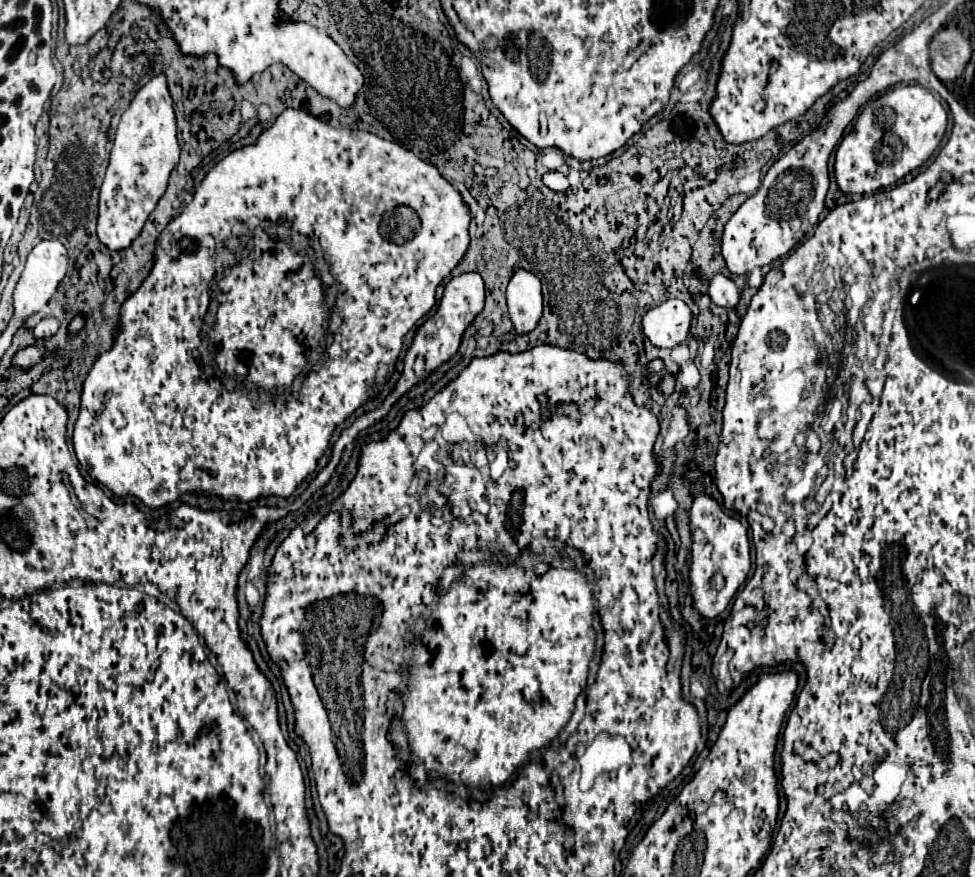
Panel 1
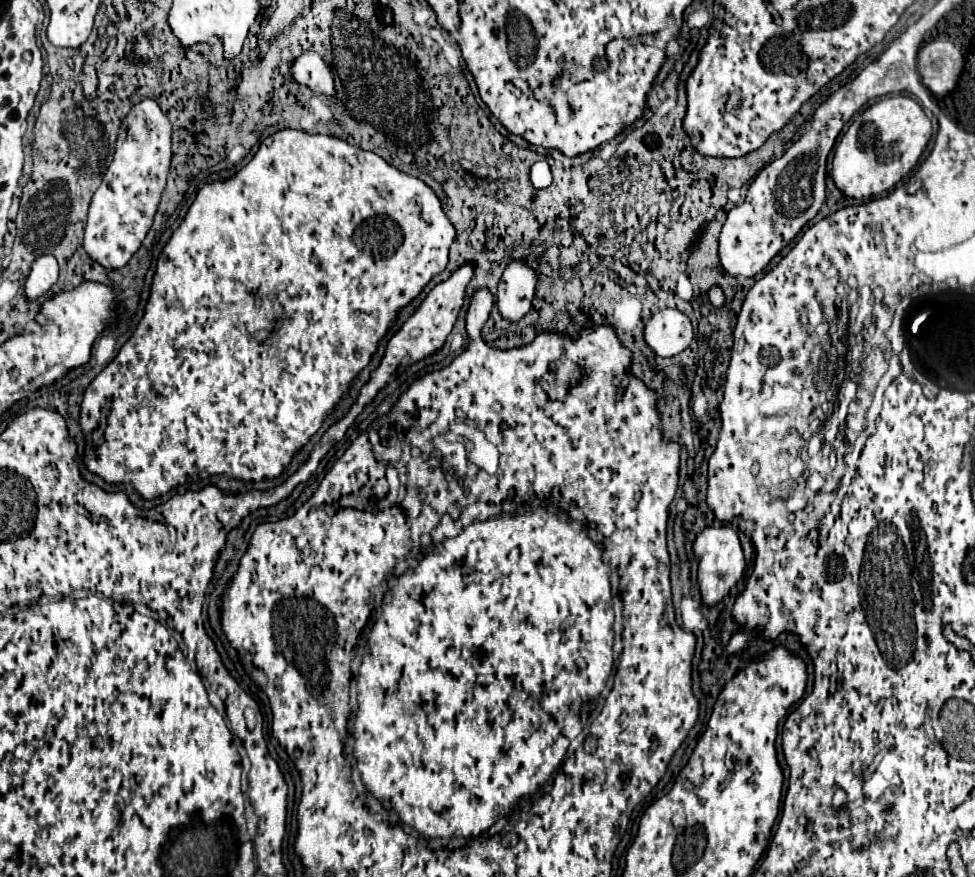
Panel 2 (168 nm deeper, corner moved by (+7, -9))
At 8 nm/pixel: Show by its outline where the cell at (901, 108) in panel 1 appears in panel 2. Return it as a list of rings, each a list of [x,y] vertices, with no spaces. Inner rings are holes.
[[[891,95],[879,99],[851,121],[849,129],[835,149],[831,177],[837,189],[845,197],[861,201],[889,191],[919,163],[919,157],[923,155],[931,133],[931,119],[913,97]]]

